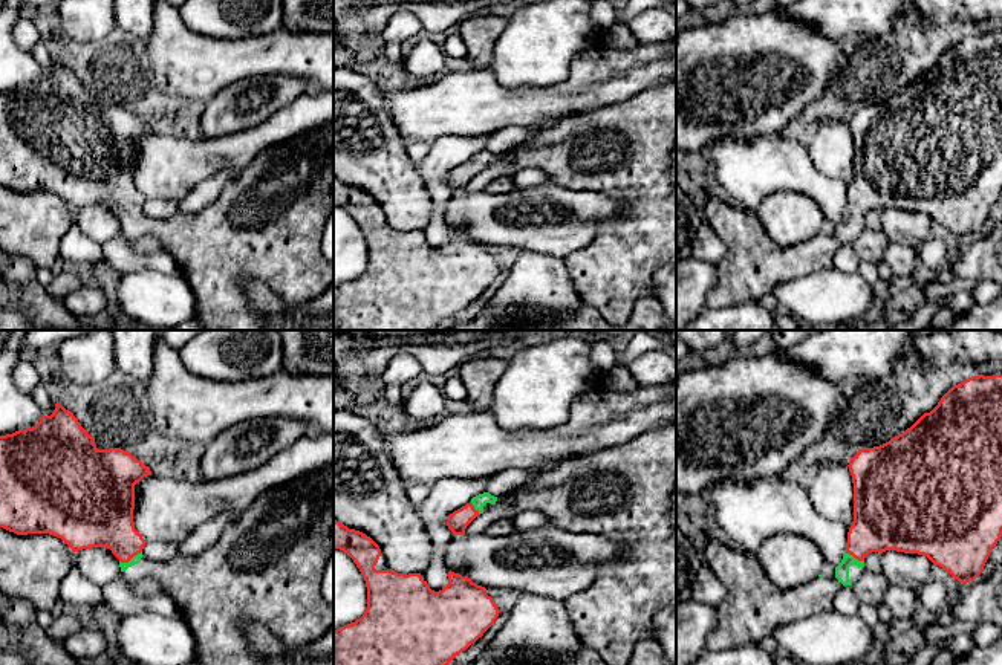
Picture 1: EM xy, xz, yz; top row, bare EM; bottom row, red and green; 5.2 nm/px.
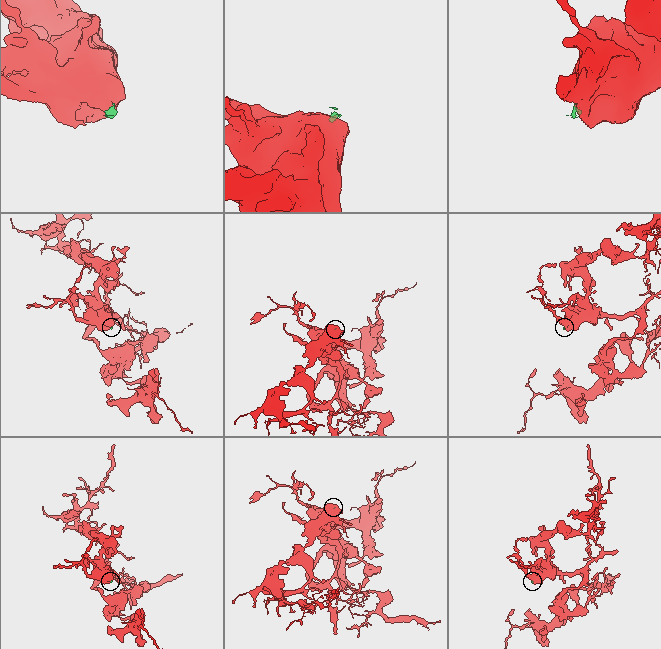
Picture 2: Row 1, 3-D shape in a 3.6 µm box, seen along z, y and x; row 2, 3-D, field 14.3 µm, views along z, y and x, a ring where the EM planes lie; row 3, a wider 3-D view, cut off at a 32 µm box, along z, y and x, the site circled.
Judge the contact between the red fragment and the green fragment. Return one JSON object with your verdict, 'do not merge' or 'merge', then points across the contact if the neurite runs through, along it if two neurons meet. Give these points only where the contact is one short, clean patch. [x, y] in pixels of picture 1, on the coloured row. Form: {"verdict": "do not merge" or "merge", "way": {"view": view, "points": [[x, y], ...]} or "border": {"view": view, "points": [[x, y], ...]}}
{"verdict": "merge", "way": {"view": "xy", "points": [[104, 519], [126, 543], [130, 558], [136, 558]]}}

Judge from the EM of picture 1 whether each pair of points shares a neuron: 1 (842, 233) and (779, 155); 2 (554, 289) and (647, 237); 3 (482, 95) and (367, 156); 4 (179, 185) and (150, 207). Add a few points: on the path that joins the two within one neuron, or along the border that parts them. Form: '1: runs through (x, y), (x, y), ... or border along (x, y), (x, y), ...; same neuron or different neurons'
1: border along (848, 190), (843, 216), (836, 225); different neurons
2: border along (563, 259), (571, 282), (583, 301); different neurons
3: border along (386, 106), (396, 130), (407, 141); different neurons
4: border along (147, 197), (173, 199), (178, 204); different neurons

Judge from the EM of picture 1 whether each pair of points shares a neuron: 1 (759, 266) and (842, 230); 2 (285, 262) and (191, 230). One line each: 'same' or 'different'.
1: same
2: same

